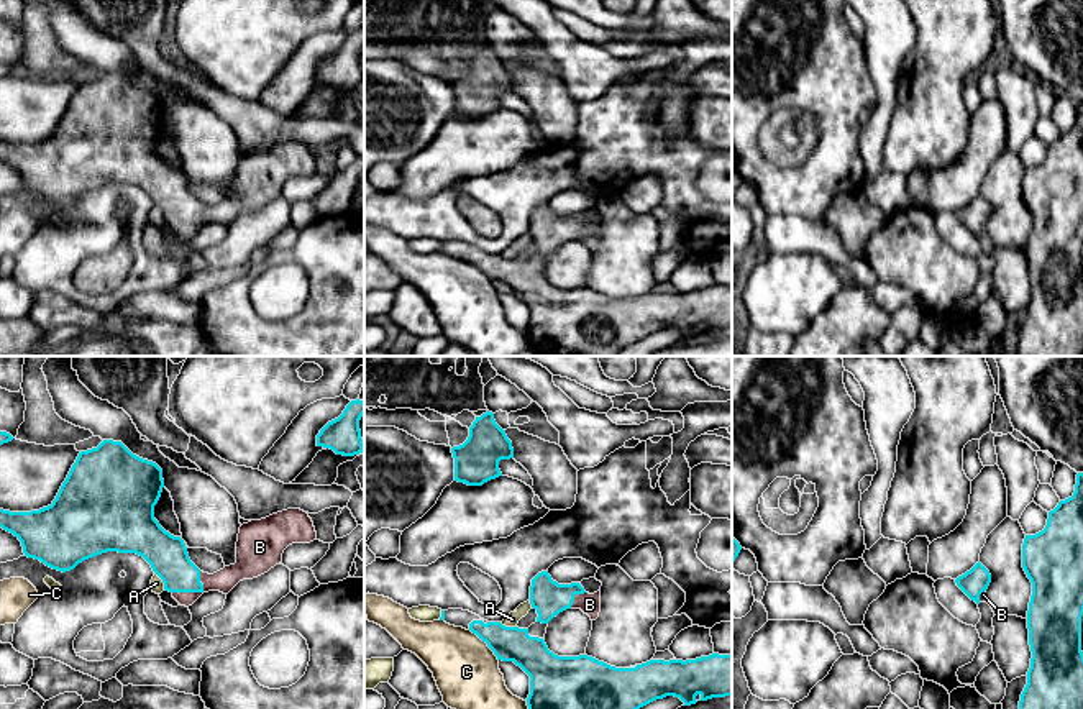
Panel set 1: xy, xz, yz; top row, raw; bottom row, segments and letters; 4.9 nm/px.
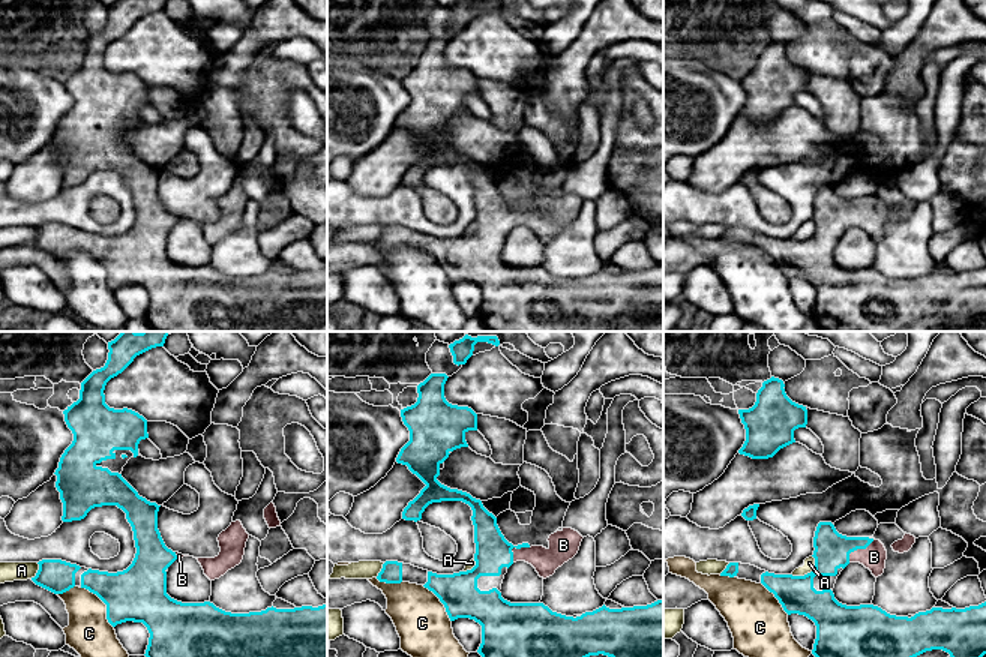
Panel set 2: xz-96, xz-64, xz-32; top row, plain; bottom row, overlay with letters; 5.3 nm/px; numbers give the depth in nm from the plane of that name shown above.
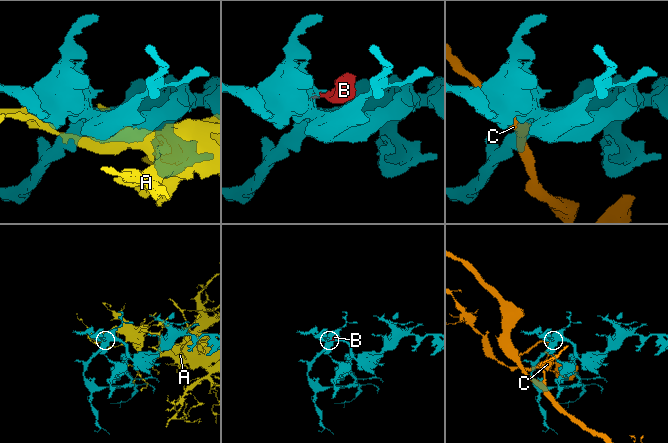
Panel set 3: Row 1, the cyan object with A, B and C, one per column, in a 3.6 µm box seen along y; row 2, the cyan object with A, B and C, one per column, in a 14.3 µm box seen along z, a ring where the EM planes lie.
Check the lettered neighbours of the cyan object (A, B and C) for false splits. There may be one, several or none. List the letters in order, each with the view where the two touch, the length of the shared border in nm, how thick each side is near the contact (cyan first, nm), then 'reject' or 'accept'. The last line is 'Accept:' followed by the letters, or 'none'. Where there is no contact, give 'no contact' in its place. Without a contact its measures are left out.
A: xy | 100 nm | 200/60 nm | reject
B: xy | 180 nm | 190/110 nm | accept
C: xz | 220 nm | 180/320 nm | reject
Accept: B

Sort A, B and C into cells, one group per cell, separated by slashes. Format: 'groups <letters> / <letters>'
groups A / B / C

